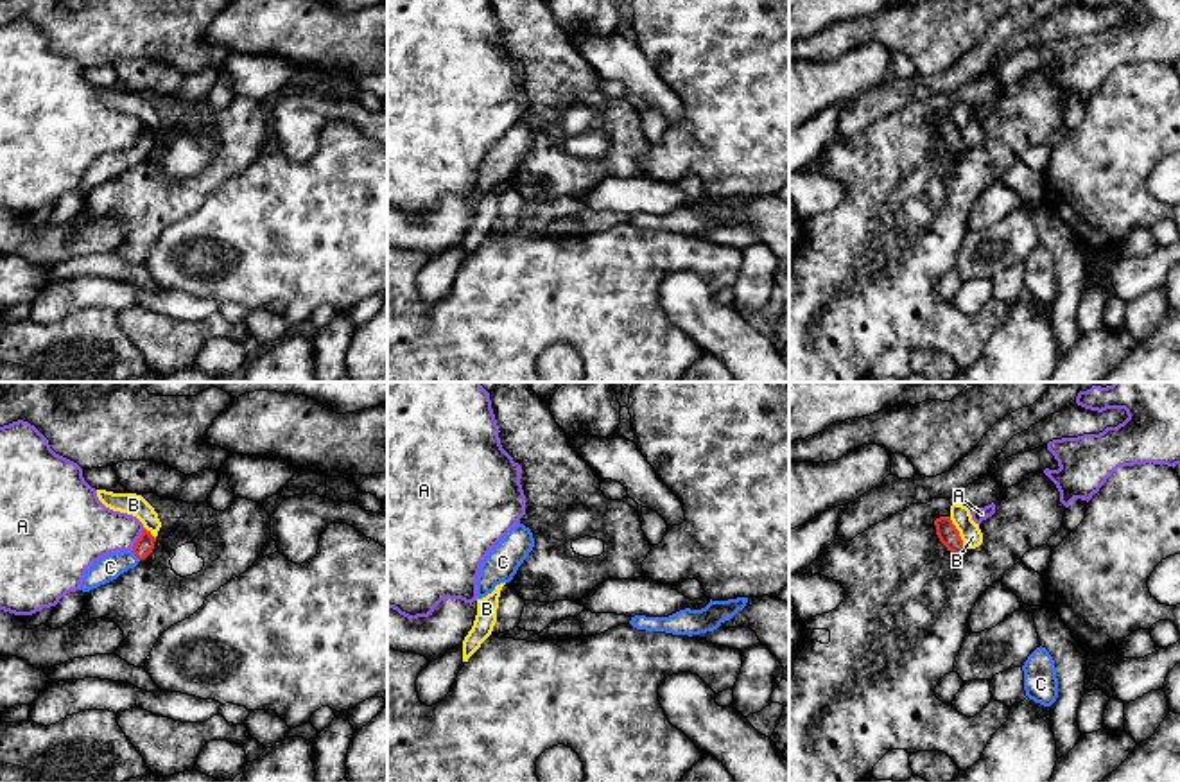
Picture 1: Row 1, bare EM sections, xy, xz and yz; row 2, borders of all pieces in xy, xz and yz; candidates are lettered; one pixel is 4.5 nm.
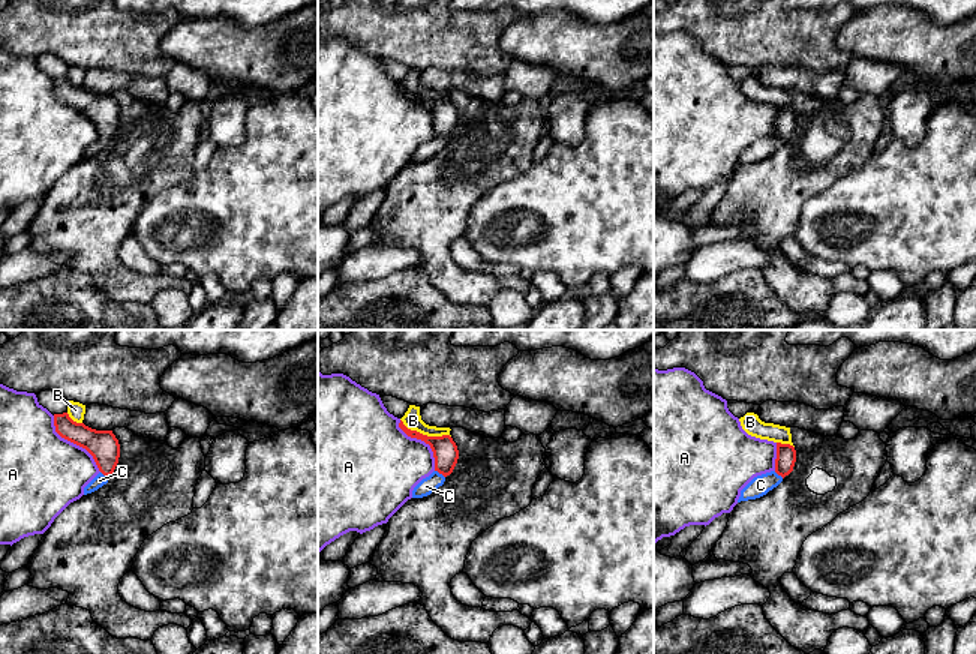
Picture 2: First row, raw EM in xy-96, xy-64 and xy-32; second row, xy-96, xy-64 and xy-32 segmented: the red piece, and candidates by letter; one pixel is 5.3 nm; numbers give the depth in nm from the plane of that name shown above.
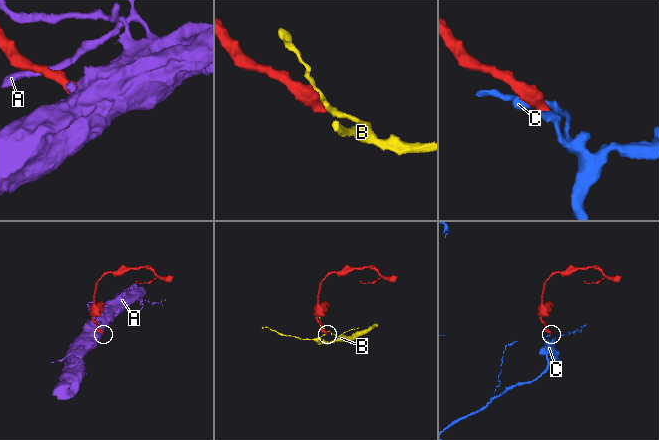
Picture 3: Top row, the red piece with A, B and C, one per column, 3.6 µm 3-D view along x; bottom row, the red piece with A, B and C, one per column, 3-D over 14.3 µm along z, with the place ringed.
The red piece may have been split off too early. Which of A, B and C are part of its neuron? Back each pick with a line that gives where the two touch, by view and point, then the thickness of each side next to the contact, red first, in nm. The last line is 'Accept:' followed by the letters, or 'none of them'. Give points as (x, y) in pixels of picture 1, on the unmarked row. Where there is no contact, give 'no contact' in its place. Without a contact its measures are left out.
C: meets red in xy at (135, 153); 90 nm thick on the red side, 110 nm on the other
Accept: C

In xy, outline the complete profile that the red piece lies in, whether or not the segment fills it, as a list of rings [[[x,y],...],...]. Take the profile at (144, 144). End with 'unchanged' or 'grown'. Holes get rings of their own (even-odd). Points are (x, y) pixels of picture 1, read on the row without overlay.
[[[143,126],[131,149],[111,151],[93,161],[82,176],[81,188],[90,190],[136,165],[140,158],[145,158],[152,151],[154,140],[156,136],[151,133],[151,129]]]; grown

